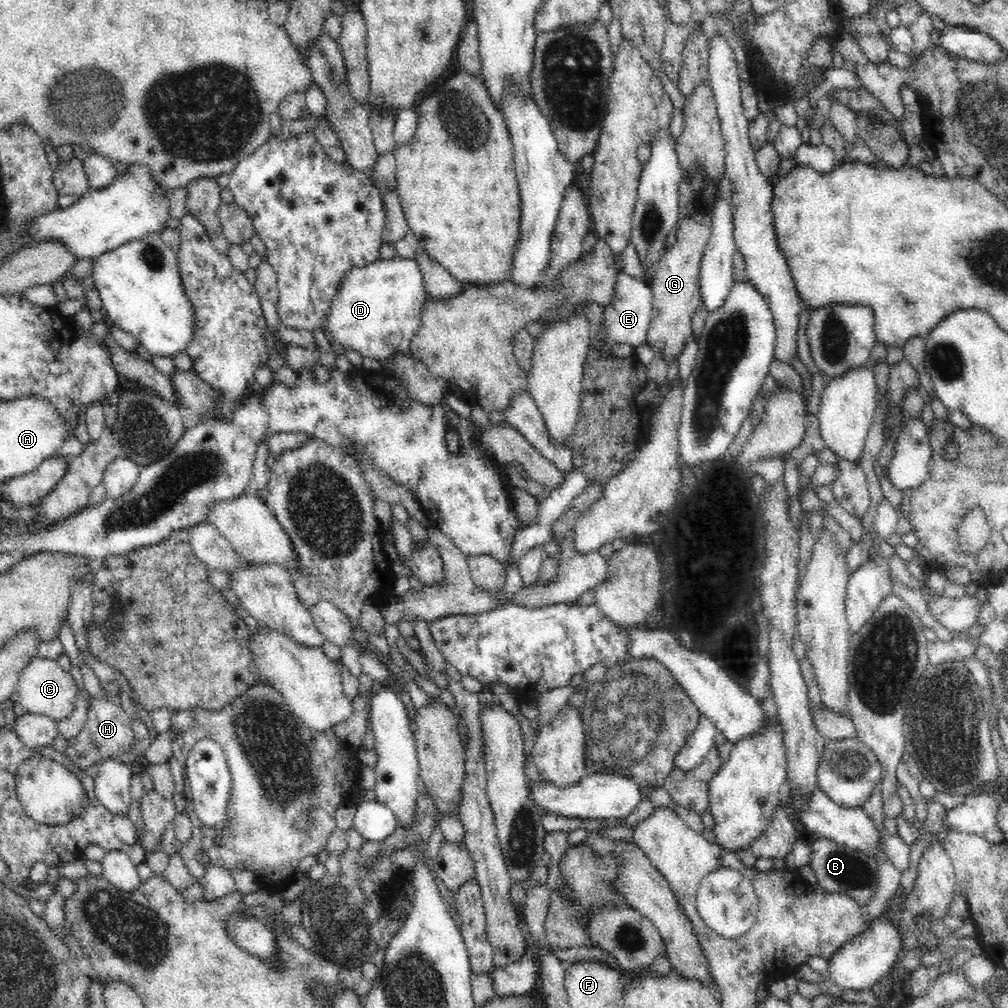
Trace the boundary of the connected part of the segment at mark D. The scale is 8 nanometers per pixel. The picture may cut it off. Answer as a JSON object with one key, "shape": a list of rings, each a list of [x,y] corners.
{"shape":[[[398,256],[386,260],[380,258],[366,266],[354,266],[352,270],[346,270],[346,274],[335,287],[334,294],[327,300],[327,308],[323,311],[322,322],[318,327],[327,338],[342,344],[343,348],[352,348],[356,352],[361,352],[362,357],[370,356],[384,363],[394,352],[408,350],[410,336],[418,326],[418,310],[426,296],[423,276],[414,258],[404,259]]]}

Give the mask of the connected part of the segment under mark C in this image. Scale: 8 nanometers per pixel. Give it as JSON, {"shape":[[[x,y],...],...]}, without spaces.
{"shape":[[[34,657],[26,670],[22,670],[17,684],[19,706],[26,713],[44,715],[57,721],[70,716],[76,700],[76,682],[71,674],[62,669],[56,659]]]}

